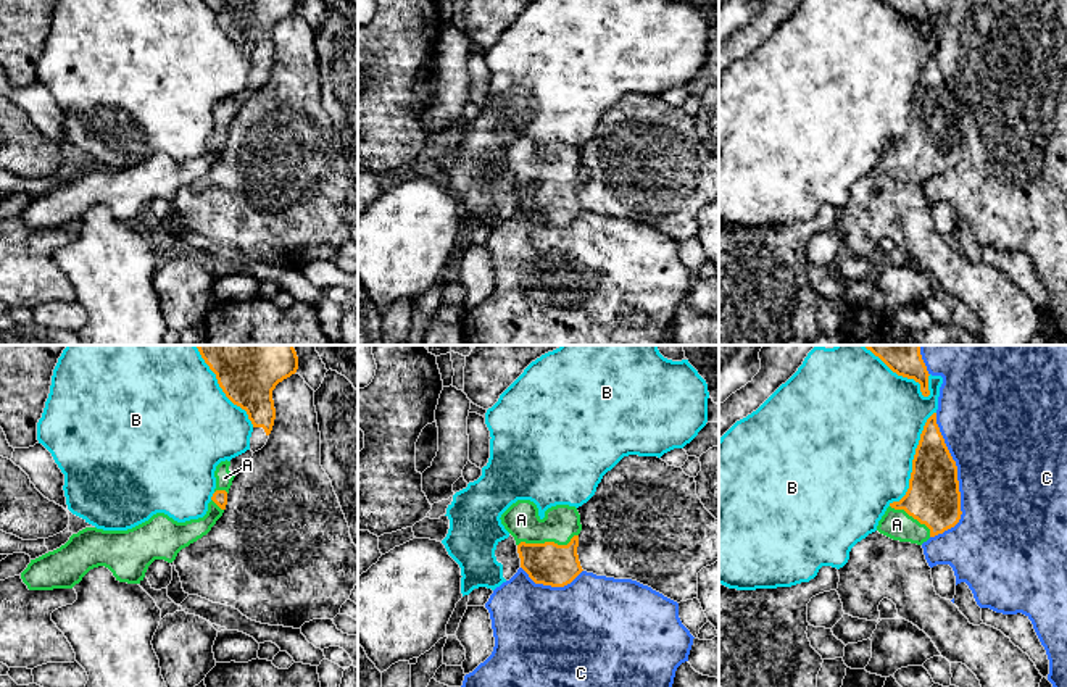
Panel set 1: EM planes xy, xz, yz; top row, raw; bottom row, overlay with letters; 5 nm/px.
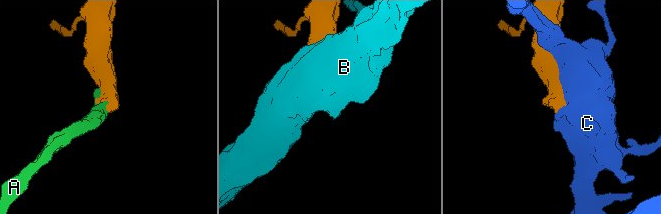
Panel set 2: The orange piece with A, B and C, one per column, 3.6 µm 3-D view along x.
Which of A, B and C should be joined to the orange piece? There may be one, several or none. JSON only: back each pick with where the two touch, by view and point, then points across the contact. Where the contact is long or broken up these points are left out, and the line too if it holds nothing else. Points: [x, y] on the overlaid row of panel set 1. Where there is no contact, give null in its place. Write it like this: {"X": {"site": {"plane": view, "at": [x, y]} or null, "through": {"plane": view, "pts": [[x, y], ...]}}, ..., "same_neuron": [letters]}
{"A": {"site": {"plane": "xz", "at": [547, 542]}}, "same_neuron": ["A"]}

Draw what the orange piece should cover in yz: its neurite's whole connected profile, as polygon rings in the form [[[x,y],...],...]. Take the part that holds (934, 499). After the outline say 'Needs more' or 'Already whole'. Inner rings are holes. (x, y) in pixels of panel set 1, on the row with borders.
[[[933,413],[927,419],[915,448],[909,489],[899,502],[890,503],[877,531],[893,540],[922,545],[930,537],[954,527],[961,514],[957,466],[936,424],[936,413]]]. Needs more

